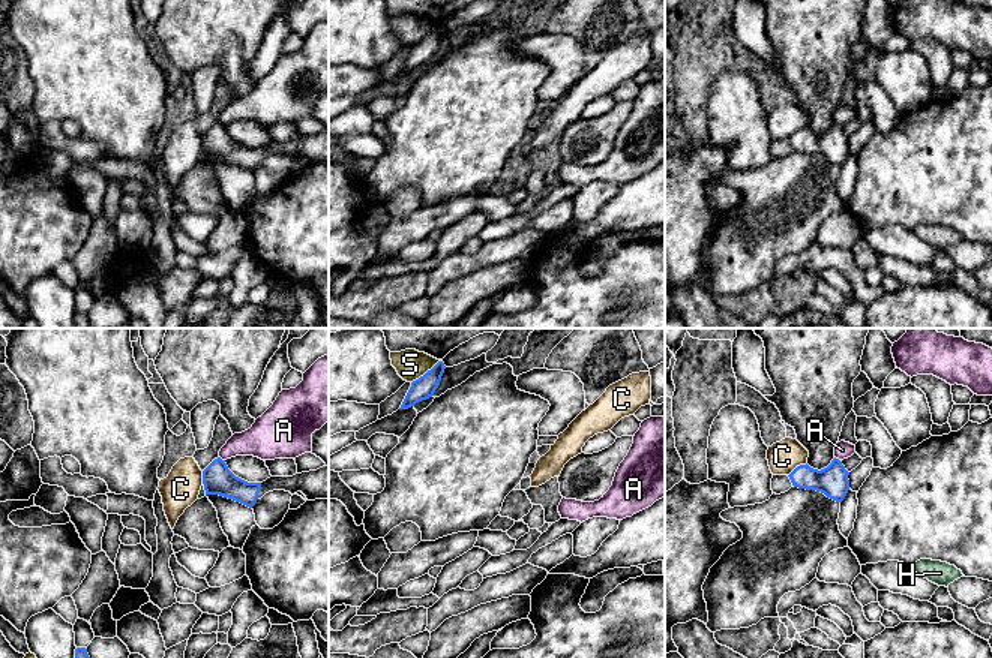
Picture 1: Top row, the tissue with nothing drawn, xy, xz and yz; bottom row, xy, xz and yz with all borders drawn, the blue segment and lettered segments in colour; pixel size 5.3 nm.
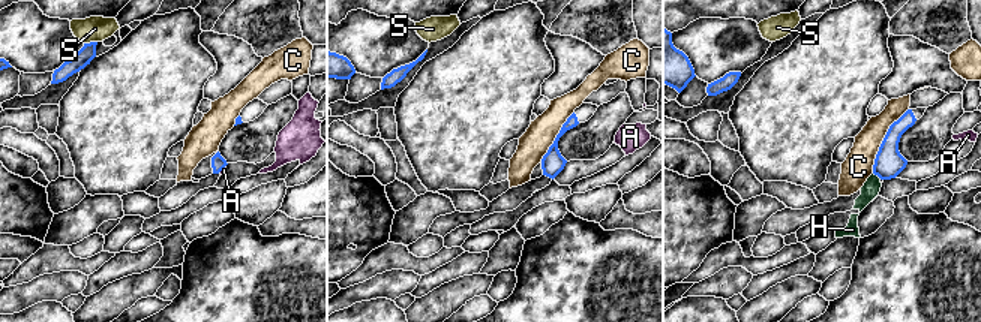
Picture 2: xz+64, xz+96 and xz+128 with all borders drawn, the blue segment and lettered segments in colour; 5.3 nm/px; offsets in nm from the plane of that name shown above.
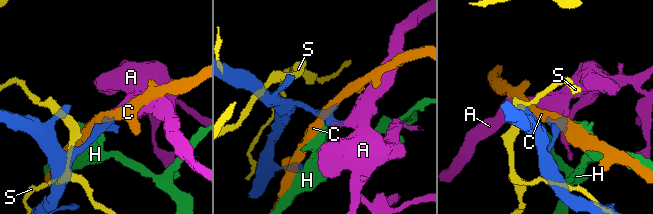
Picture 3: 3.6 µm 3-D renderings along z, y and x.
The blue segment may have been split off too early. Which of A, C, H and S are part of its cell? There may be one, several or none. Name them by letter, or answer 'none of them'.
none of them

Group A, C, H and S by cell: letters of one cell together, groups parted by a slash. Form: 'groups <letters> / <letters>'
groups A / C / H / S

